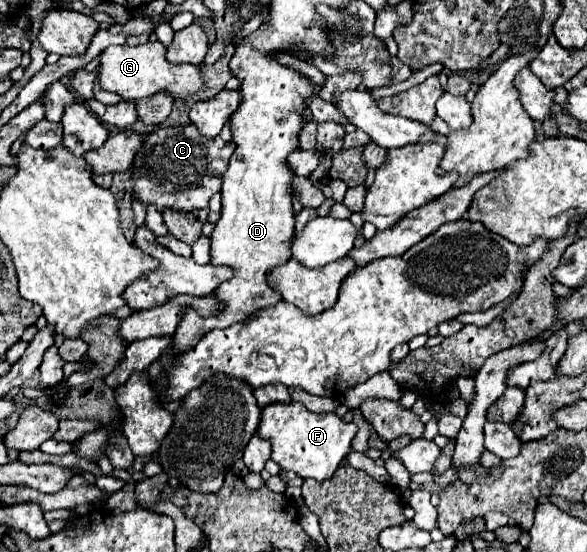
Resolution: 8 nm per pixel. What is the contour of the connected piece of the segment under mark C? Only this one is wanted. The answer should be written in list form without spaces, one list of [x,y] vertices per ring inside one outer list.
[[[228,123],[216,139],[202,137],[192,125],[156,129],[146,137],[144,147],[134,159],[134,197],[144,205],[154,203],[158,209],[206,209],[210,197],[222,189],[222,177],[234,151],[234,141],[230,137]]]

